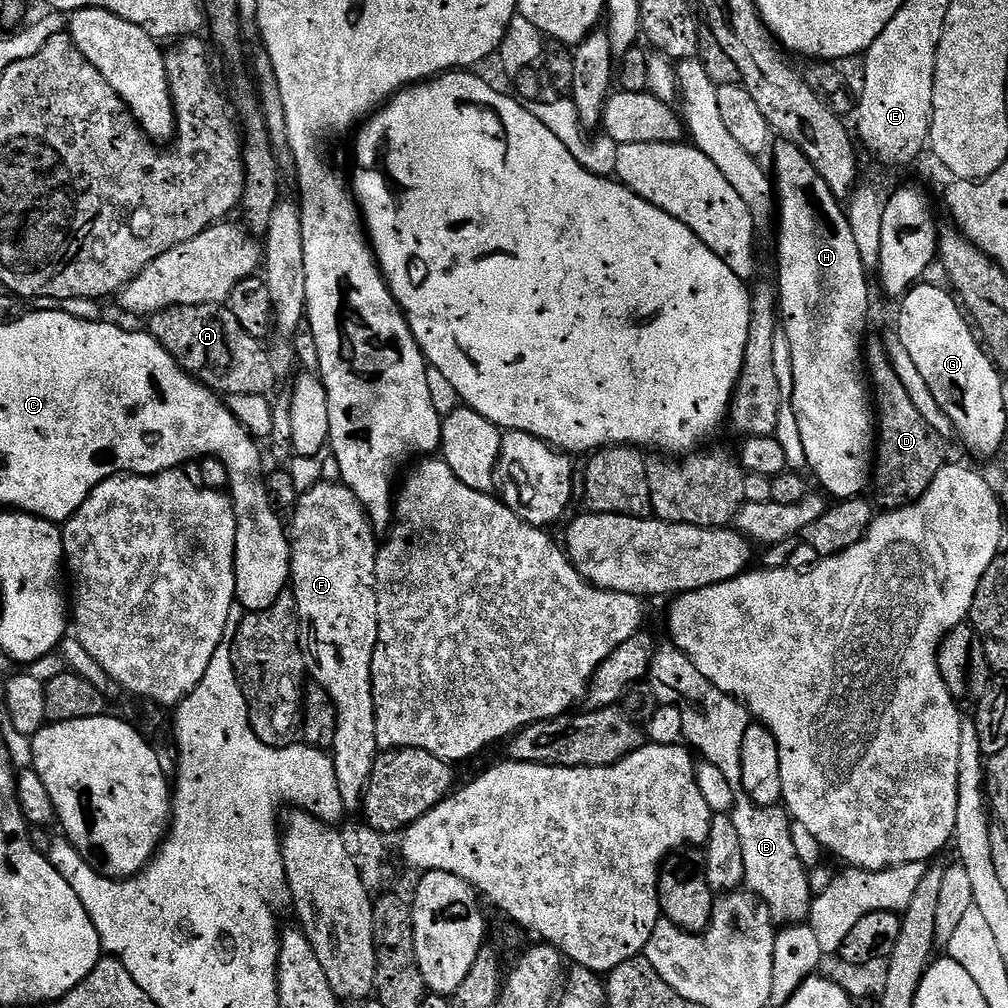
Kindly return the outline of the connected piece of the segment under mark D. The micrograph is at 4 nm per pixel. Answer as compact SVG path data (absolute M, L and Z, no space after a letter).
M869 339L866 344L866 375L874 389L874 411L878 417L878 439L876 442L876 454L874 457L874 488L876 484L875 503L881 504L881 509L891 510L894 508L904 508L907 504L913 504L934 482L938 470L942 470L946 463L944 457L945 437L934 430L934 426L926 423L926 418L922 418L922 413L914 406L910 394L902 387L902 381L898 378L897 371L890 362L886 354L886 346L883 339Z

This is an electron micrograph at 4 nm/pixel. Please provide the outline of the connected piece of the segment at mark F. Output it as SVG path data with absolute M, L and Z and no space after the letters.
M321 482L314 485L310 491L300 493L300 498L296 501L296 515L290 521L290 543L292 546L290 590L296 595L298 618L300 619L300 647L304 649L306 672L315 683L322 686L322 690L326 690L326 694L330 694L330 698L334 702L334 710L338 714L338 734L334 734L334 746L330 750L330 755L334 762L334 772L338 778L338 792L342 794L345 813L359 813L370 782L370 774L374 770L374 762L381 751L376 737L376 715L374 714L374 700L372 698L372 663L374 662L374 650L378 642L378 594L376 593L378 536L368 520L367 512L358 502L358 498L354 498L354 494L343 482Z

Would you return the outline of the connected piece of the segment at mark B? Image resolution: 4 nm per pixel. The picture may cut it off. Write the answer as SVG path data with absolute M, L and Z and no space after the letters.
M738 798L730 815L742 842L742 858L746 861L744 884L747 891L763 905L777 925L805 923L812 911L814 891L808 881L809 869L796 853L792 837L793 821L787 811L780 806L759 808L753 800Z

